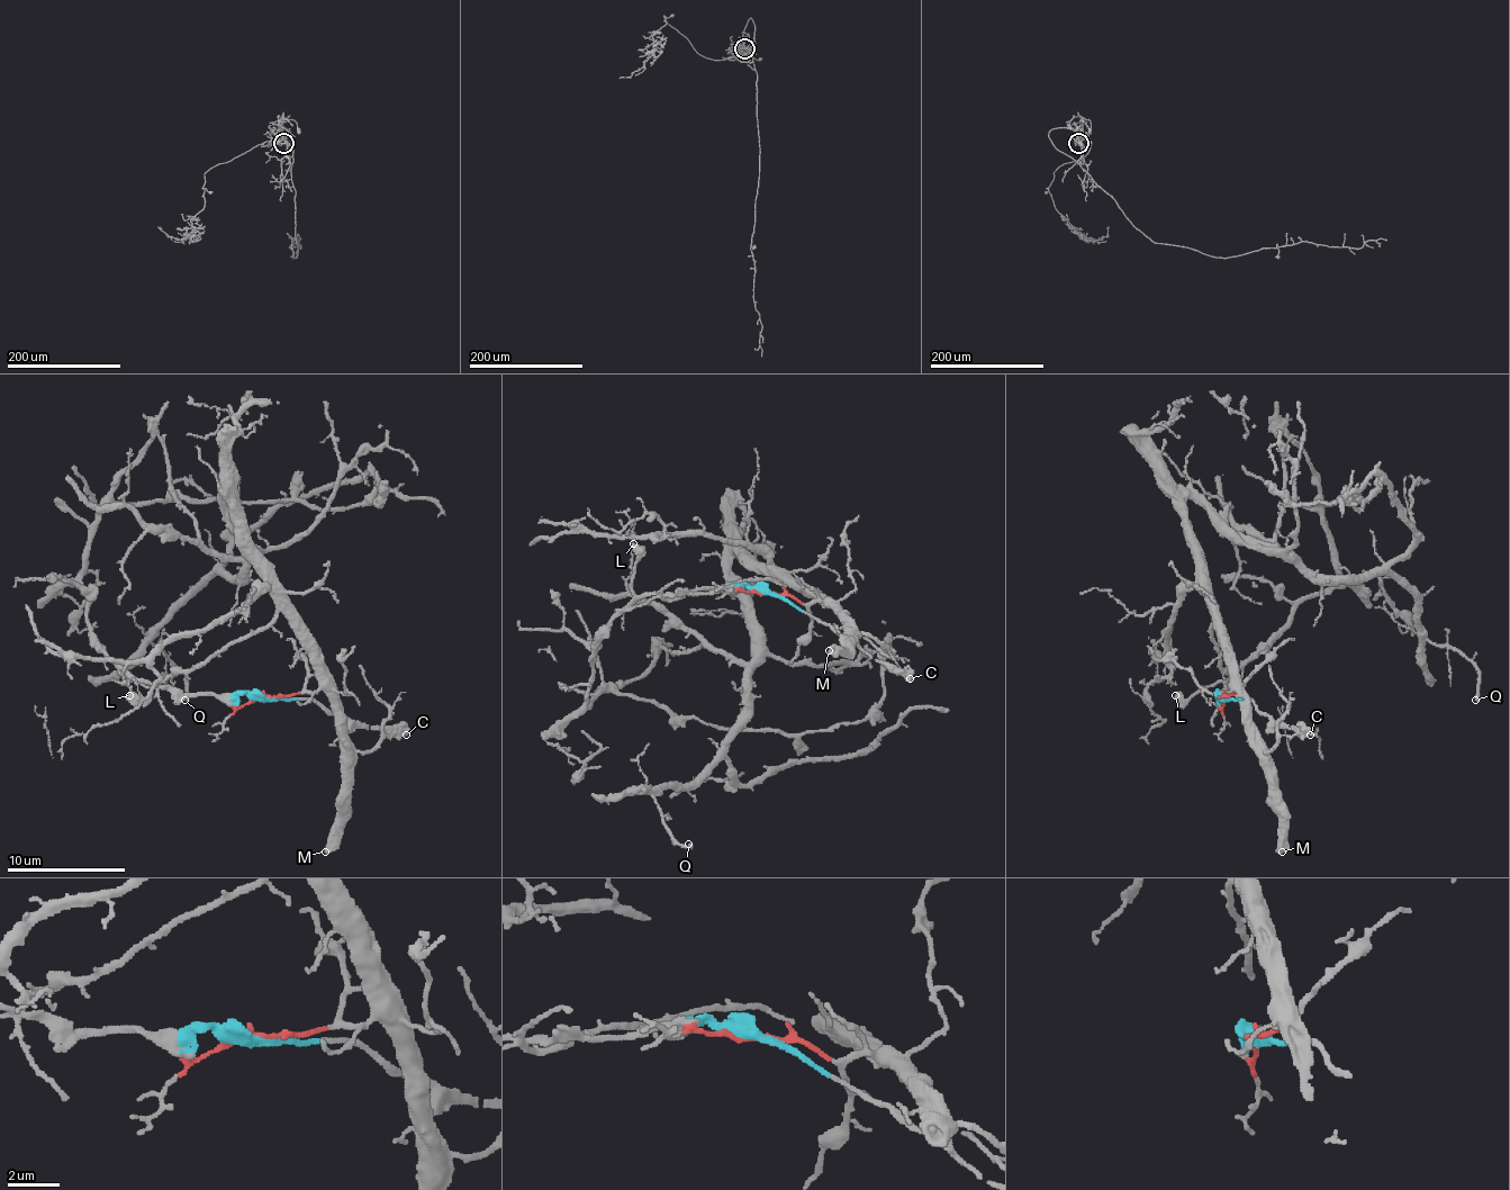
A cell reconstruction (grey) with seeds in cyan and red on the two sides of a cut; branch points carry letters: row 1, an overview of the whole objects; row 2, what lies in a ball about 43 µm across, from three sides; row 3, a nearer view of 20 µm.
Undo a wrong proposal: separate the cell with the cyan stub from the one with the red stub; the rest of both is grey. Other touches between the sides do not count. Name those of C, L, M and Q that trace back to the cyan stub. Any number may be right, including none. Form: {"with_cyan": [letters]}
{"with_cyan": ["C", "L"]}

